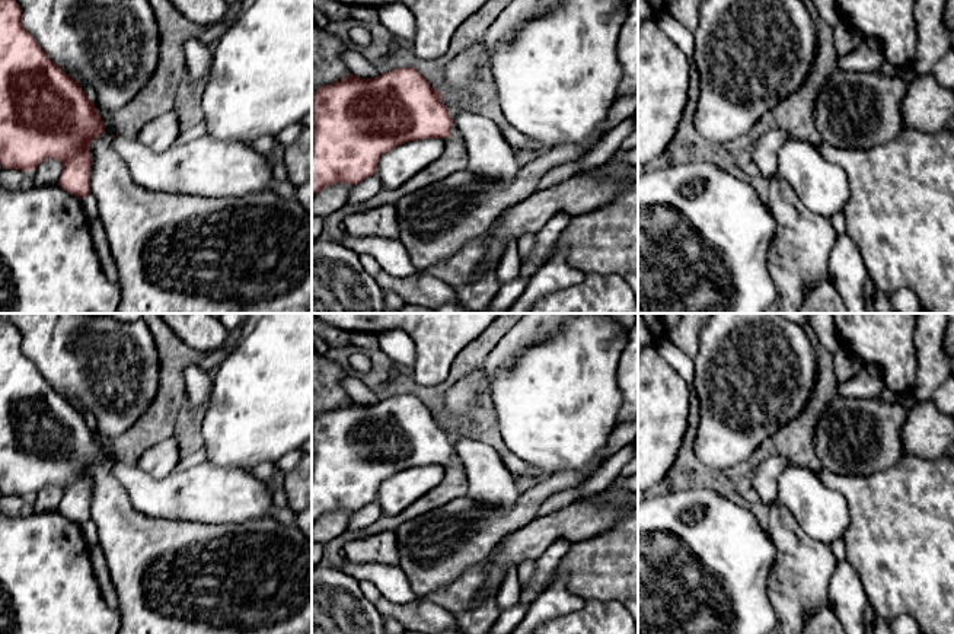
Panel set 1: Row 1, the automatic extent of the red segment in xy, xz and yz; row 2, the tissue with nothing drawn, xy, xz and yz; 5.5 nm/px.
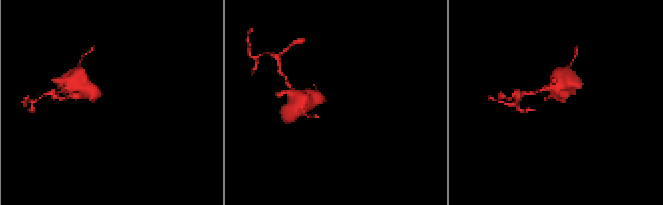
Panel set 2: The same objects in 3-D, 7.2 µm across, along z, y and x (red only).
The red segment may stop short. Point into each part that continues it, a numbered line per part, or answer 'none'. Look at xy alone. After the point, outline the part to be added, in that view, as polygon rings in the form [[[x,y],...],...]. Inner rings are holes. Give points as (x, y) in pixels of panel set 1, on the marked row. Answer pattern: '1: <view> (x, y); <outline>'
1: xy (206, 166); [[[117,136],[112,149],[144,189],[207,198],[240,197],[272,182],[271,156],[243,143],[202,136],[156,153],[137,138]]]

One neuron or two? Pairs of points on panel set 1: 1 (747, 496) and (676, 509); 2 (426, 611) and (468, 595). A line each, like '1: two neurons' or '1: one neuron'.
1: two neurons
2: two neurons

